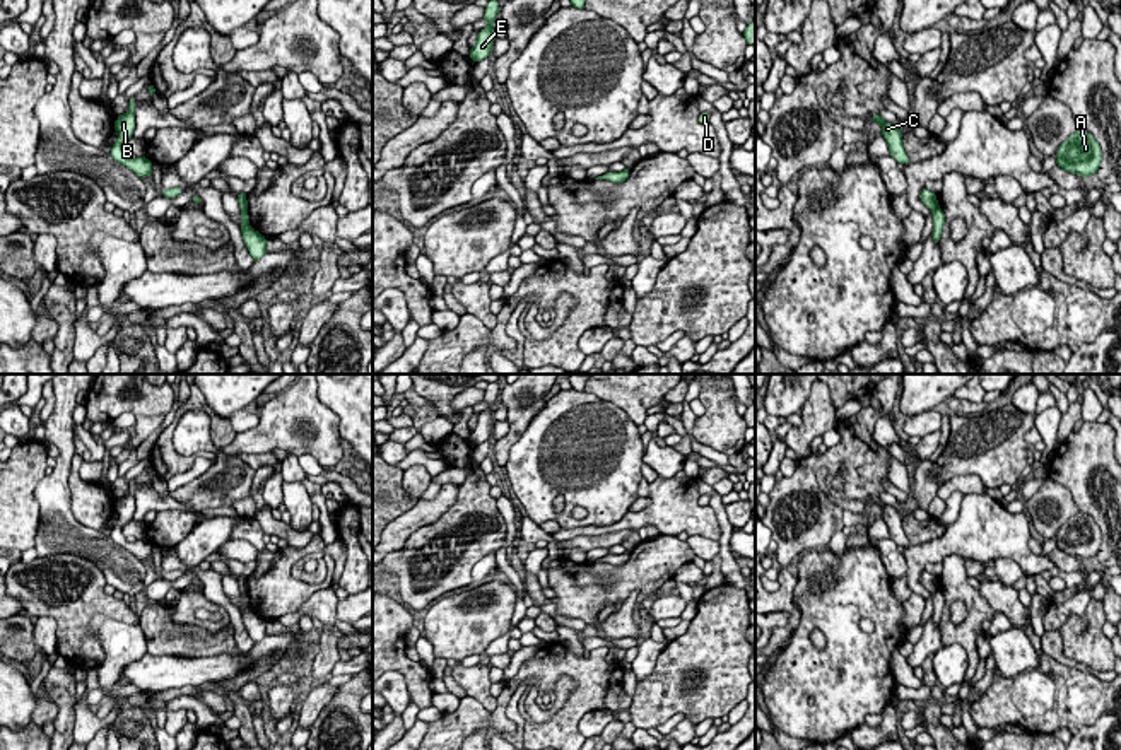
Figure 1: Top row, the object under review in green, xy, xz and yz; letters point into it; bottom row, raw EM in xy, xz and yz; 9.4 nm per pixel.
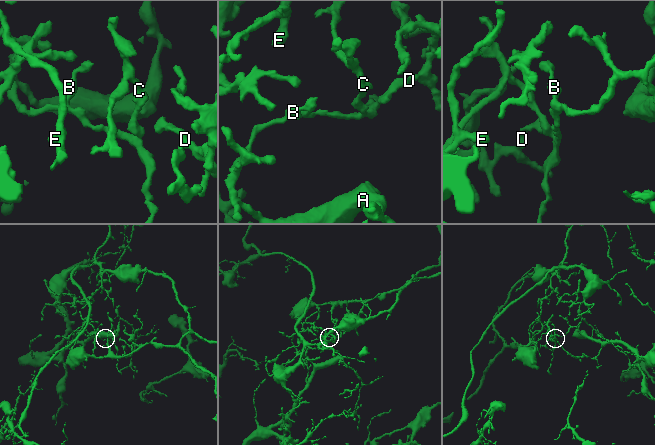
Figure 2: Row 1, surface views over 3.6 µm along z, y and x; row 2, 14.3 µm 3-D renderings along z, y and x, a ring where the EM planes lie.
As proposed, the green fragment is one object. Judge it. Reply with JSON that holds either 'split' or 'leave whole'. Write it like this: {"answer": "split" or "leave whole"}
{"answer": "split"}

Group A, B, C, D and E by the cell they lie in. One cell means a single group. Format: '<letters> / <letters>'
A B / C D E

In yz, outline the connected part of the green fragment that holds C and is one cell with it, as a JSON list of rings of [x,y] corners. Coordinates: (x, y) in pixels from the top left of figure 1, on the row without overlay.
[[[872,497],[872,504],[882,507],[882,518],[889,528],[890,540],[907,548],[911,543],[902,530],[902,518],[897,507],[887,506],[880,497]]]

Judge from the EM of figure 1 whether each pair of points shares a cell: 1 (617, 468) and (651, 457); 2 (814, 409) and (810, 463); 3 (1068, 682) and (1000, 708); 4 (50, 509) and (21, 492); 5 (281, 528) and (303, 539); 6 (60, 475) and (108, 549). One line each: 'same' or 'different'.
1: different
2: different
3: same
4: different
5: same
6: same

